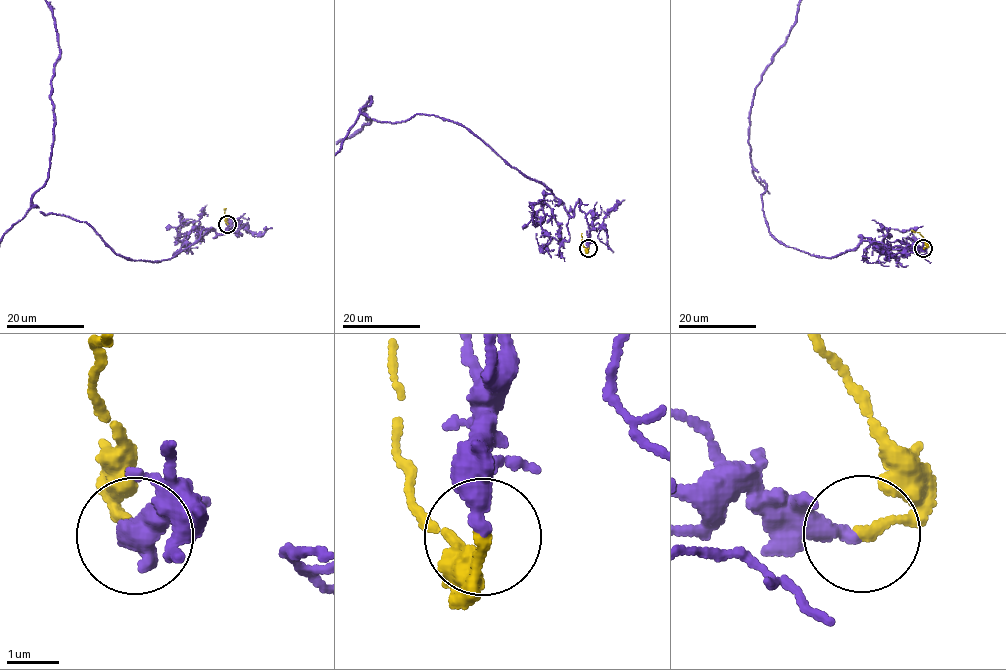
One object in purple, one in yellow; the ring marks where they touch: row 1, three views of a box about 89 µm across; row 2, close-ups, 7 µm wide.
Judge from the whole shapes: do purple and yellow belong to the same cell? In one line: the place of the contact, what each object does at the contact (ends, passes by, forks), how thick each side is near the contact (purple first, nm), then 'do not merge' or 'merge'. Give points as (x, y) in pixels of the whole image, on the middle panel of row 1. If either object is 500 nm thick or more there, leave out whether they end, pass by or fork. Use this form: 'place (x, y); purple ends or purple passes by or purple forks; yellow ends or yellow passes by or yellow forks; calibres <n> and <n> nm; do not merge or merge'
place (588, 248); purple ends; yellow ends; calibres 320 and 220 nm; merge

